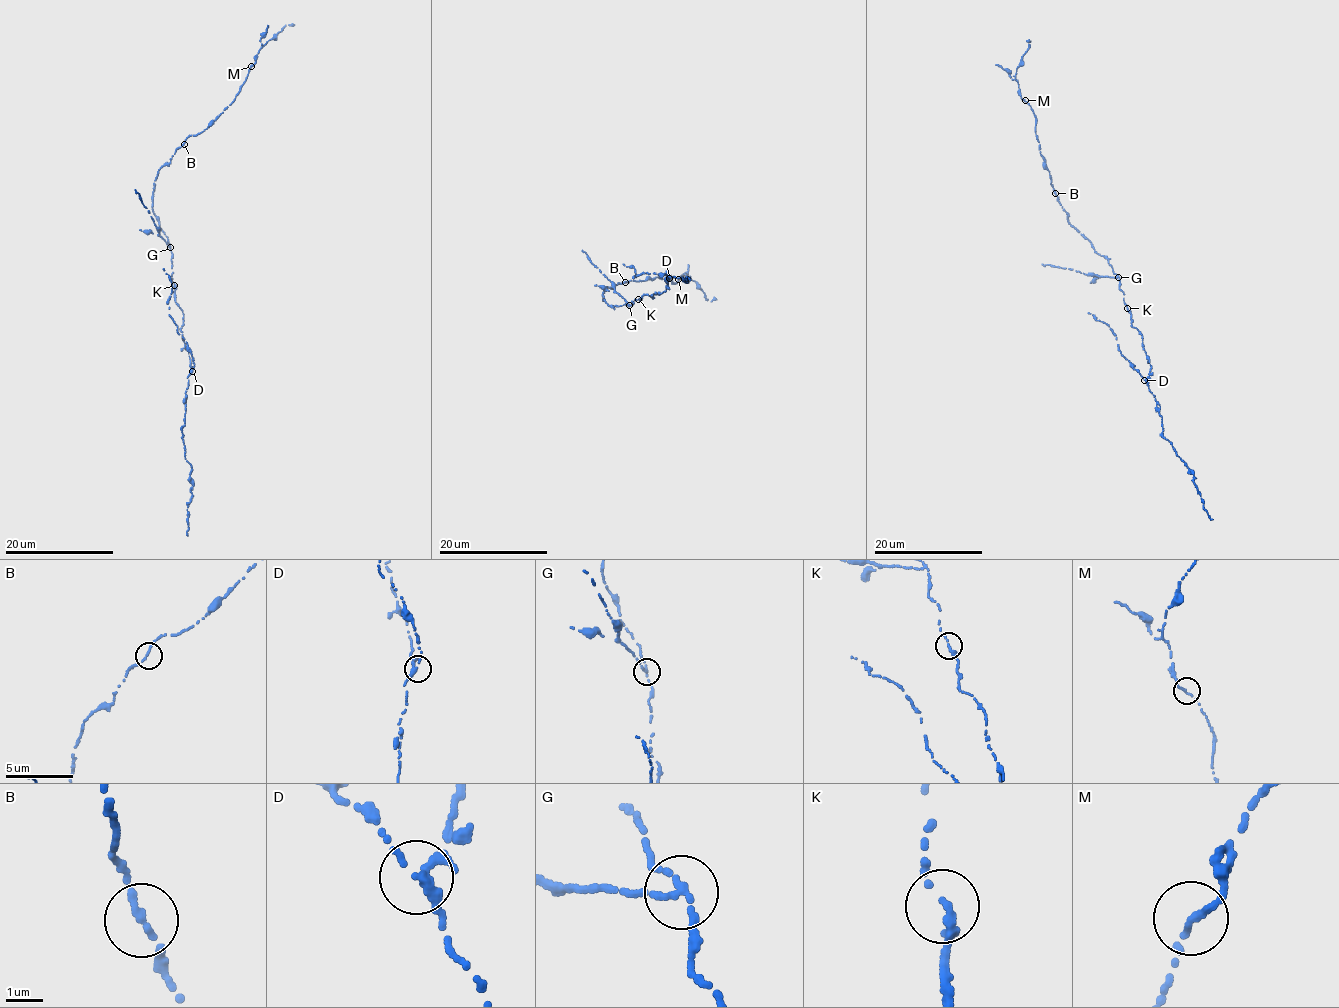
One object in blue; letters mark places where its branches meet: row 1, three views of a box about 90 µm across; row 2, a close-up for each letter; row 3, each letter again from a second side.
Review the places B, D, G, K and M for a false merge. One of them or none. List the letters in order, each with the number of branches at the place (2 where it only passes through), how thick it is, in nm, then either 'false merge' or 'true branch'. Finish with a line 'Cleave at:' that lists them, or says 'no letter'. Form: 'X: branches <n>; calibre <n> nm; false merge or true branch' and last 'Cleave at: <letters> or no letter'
B: branches 2; calibre 190 nm; true branch
D: branches 3; calibre 240 nm; true branch
G: branches 3; calibre 160 nm; false merge
K: branches 2; calibre 190 nm; true branch
M: branches 2; calibre 180 nm; true branch
Cleave at: G

